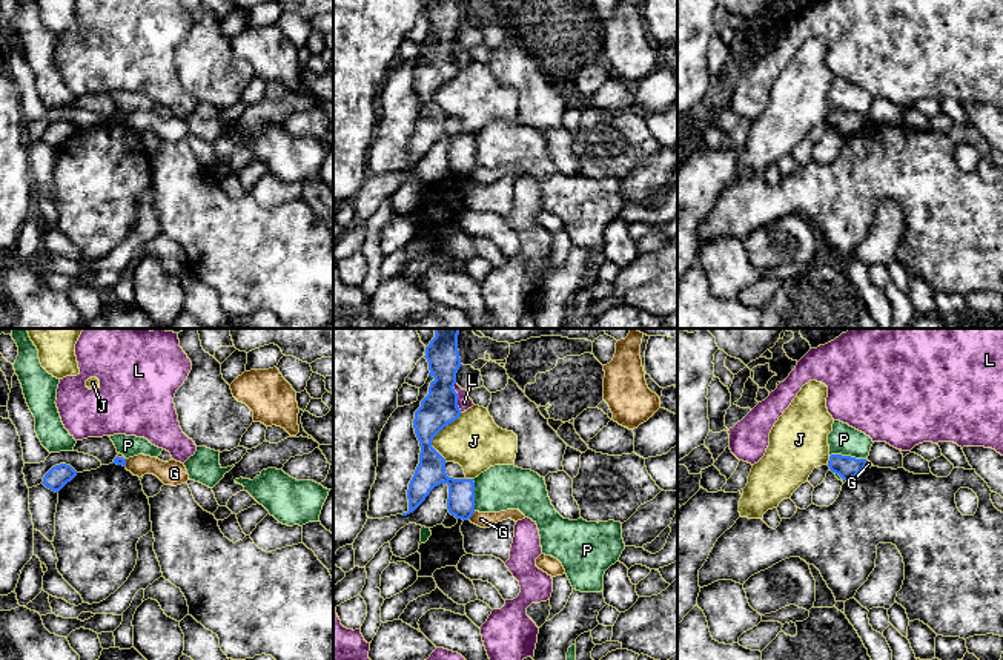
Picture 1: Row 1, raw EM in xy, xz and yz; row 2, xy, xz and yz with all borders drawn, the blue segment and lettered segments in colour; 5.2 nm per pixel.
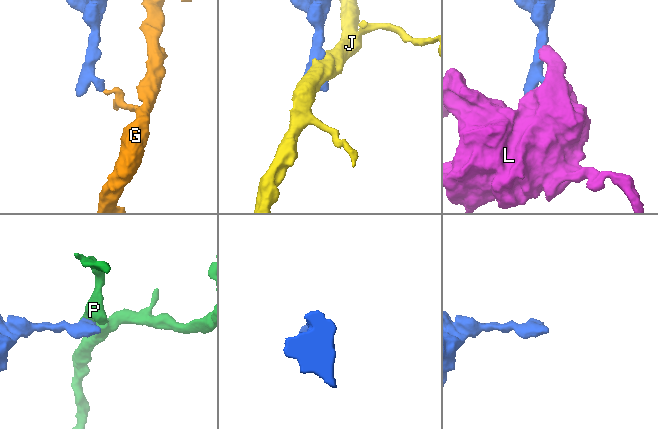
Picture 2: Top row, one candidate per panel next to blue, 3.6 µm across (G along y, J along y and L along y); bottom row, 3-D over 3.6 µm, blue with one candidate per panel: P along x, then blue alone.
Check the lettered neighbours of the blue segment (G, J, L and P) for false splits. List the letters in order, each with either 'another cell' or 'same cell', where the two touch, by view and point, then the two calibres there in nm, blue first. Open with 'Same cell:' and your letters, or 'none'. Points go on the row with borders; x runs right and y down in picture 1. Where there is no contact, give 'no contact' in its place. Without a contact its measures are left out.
Same cell: none
G: another cell | xz (470, 516) | 140/80 nm
J: another cell | xz (435, 435) | 190/280 nm
L: another cell | xz (456, 398) | 190/80 nm
P: another cell | yz (848, 456) | 120/160 nm

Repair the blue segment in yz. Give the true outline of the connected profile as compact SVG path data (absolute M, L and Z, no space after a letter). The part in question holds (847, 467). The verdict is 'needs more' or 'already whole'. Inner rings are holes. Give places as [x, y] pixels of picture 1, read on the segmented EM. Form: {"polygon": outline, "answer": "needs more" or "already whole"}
{"polygon": "M831 454L828 460L828 467L833 473L839 474L843 480L849 480L865 470L866 459Z", "answer": "already whole"}

